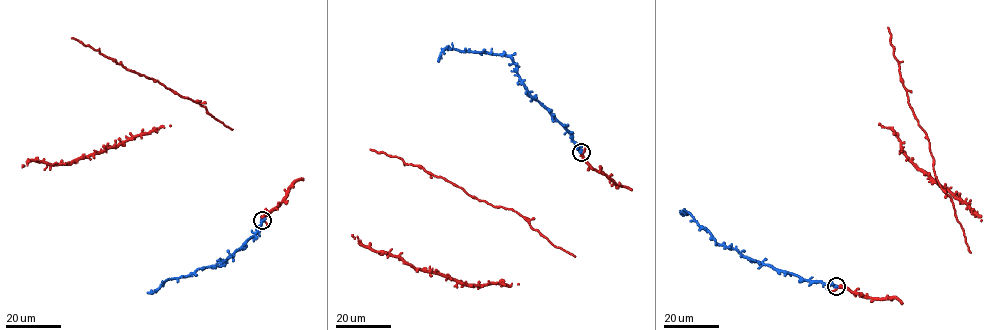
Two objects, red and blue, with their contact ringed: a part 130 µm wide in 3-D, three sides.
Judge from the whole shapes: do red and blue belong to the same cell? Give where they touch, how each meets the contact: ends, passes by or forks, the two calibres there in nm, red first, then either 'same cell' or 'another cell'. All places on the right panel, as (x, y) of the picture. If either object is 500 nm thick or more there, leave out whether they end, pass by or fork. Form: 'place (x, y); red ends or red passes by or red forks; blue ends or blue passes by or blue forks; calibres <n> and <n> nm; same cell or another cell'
place (836, 286); calibres 360 and 650 nm; same cell

